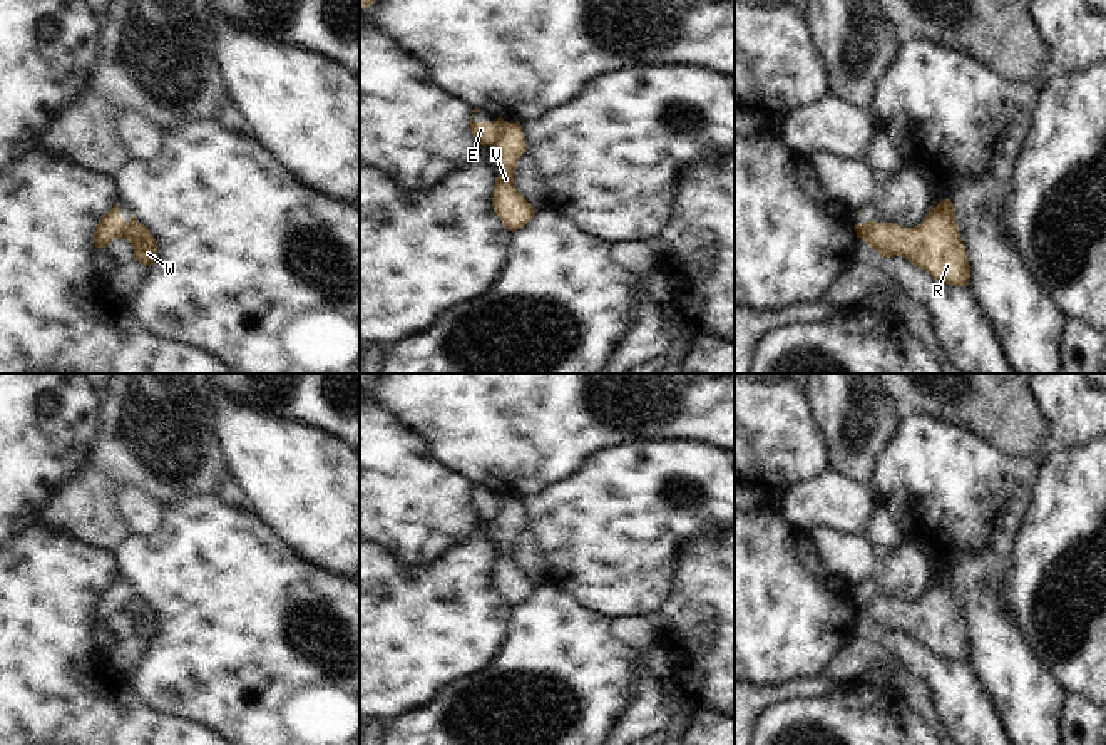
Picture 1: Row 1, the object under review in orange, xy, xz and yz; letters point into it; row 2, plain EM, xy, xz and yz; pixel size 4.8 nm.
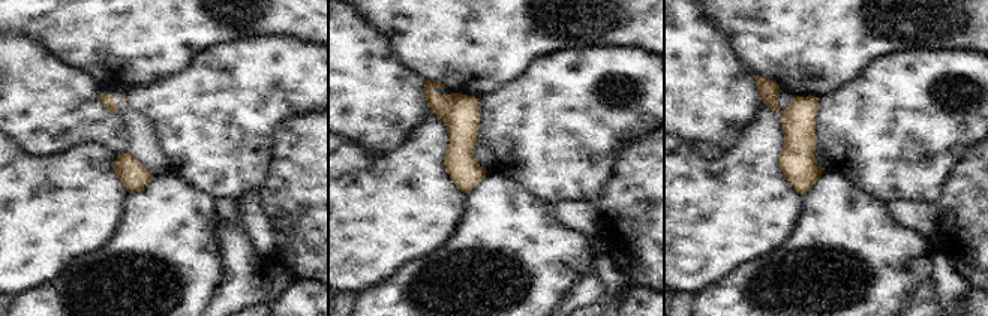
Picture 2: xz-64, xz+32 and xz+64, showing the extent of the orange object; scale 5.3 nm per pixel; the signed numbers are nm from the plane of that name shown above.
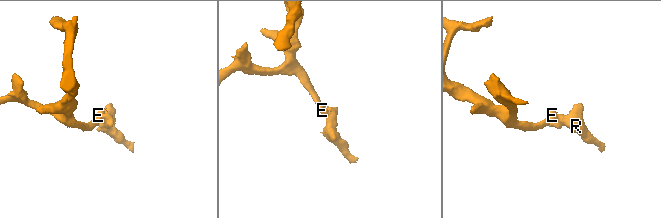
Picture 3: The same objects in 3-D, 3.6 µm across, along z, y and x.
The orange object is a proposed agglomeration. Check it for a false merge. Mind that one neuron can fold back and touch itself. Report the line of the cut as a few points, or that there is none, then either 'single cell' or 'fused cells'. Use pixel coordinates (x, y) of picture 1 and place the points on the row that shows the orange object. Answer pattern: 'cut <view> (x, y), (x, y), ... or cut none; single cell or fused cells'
cut xz (506, 123), (492, 144); fused cells

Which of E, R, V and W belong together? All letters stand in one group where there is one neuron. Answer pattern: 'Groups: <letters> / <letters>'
Groups: E / R V W.

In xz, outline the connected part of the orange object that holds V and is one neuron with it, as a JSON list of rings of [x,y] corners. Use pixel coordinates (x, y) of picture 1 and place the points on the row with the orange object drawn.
[[[505,122],[494,144],[500,176],[495,179],[492,206],[509,231],[524,228],[535,214],[535,209],[514,186],[514,171],[527,151],[520,122]]]

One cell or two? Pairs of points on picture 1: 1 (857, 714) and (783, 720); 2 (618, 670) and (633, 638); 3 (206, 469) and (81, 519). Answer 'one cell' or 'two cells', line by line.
1: one cell
2: two cells
3: one cell

